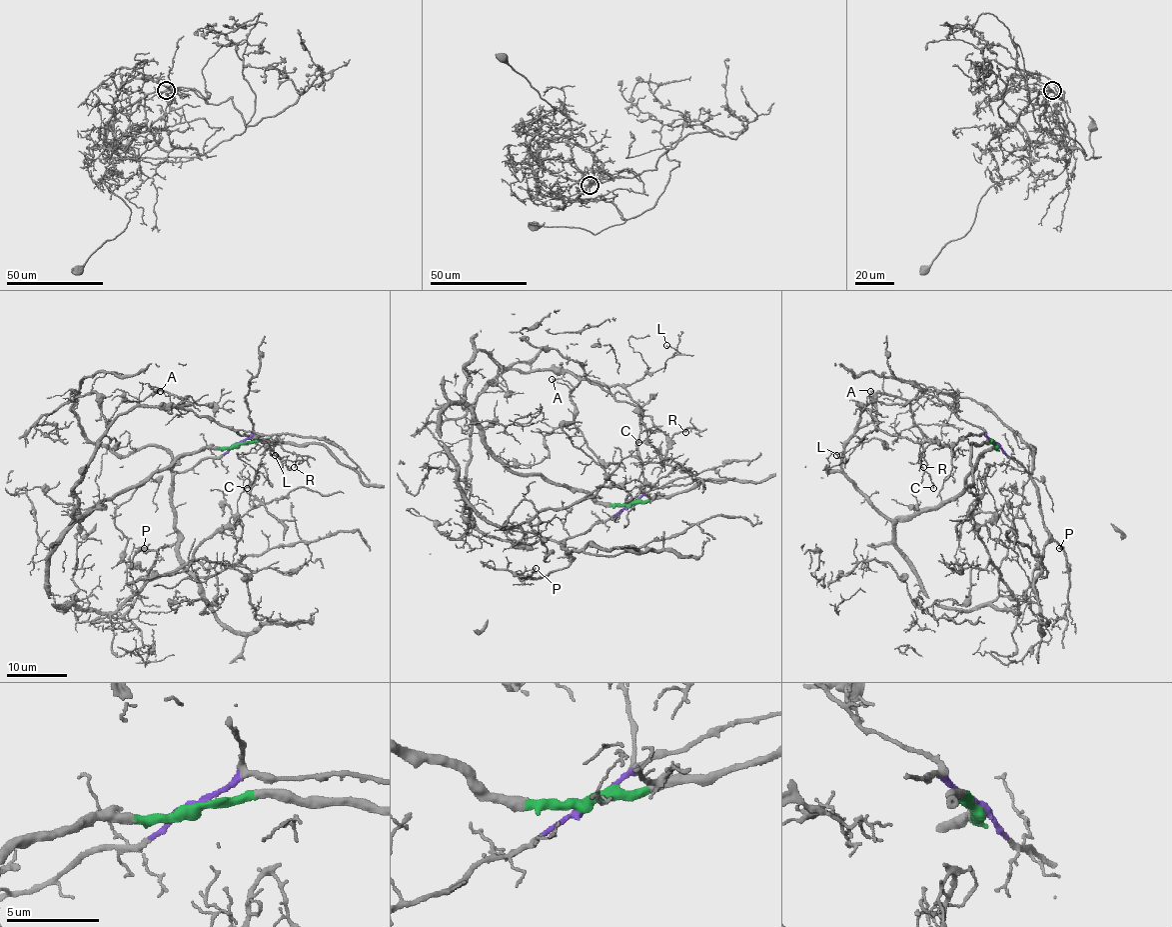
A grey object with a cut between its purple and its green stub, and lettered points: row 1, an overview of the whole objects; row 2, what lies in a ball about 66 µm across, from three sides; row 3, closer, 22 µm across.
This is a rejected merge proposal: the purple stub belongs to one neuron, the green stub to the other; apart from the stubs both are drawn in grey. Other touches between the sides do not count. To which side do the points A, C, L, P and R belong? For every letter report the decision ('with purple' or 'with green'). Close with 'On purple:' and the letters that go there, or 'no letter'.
A: with green
C: with green
L: with green
P: with purple
R: with green
On purple: P

